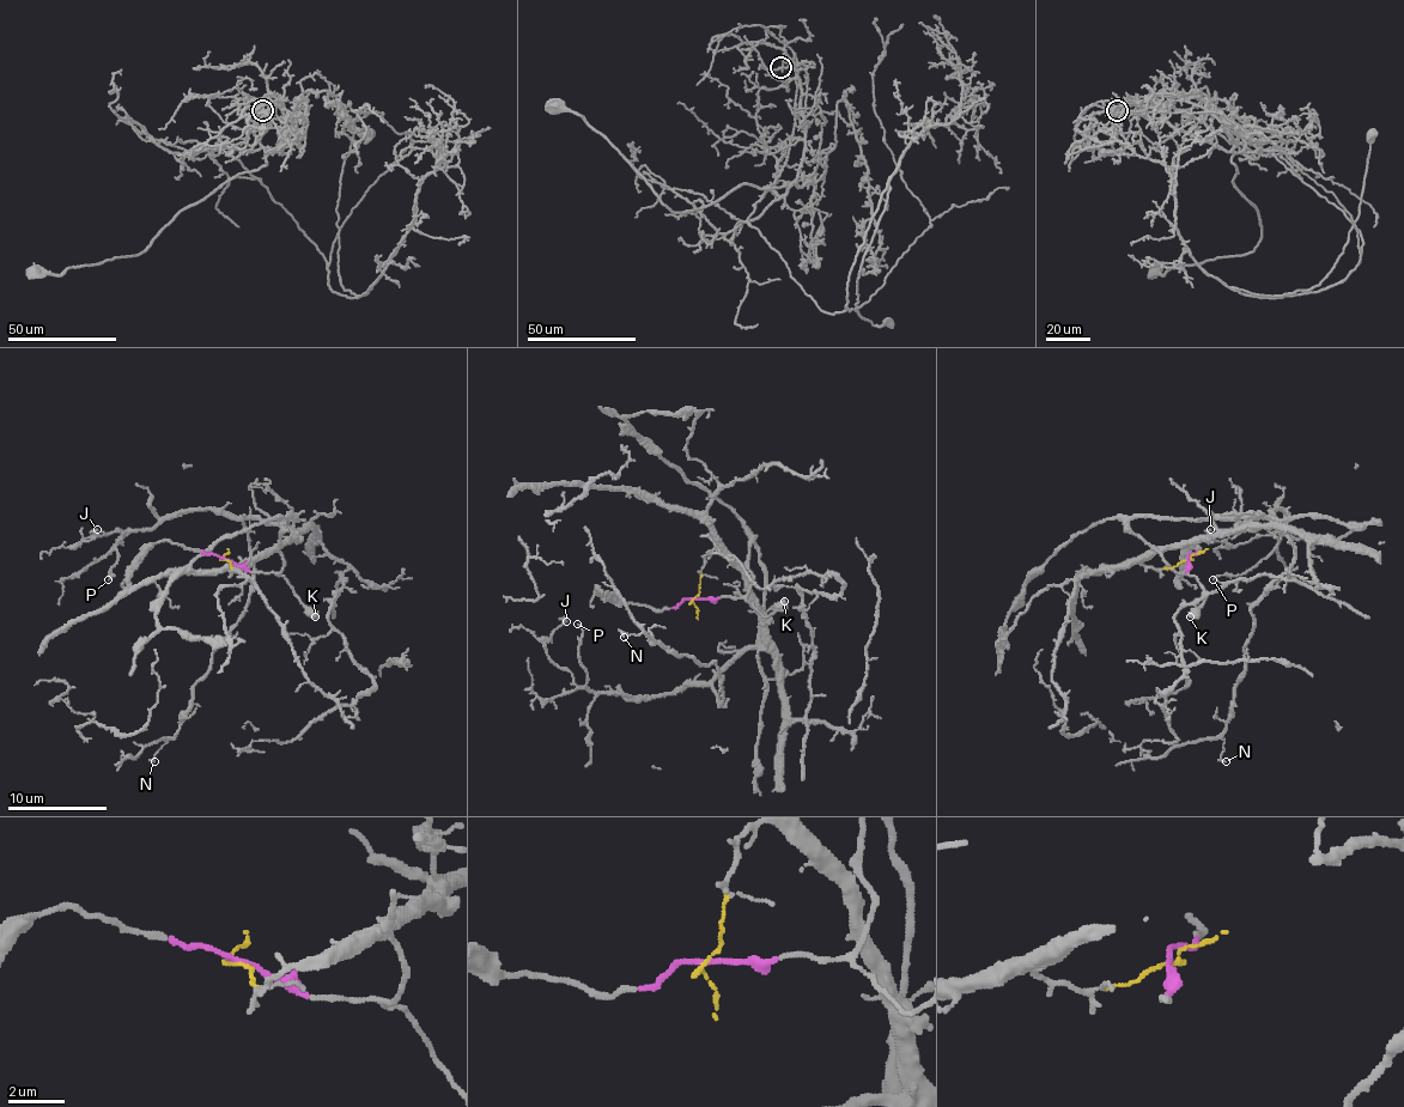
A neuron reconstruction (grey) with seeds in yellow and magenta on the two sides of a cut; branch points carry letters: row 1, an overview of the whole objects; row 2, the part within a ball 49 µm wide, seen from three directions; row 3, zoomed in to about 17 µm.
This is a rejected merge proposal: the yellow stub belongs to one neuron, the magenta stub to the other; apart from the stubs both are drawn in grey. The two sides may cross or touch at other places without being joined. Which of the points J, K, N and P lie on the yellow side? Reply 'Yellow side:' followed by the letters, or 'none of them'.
Yellow side: J, N, P

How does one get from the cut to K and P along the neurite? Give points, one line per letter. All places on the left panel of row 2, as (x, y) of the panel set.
K: (224, 560), (249, 571), (273, 573), (286, 581), (316, 618)
P: (224, 560), (234, 567), (293, 530), (201, 509), (166, 514), (120, 541), (108, 581)

